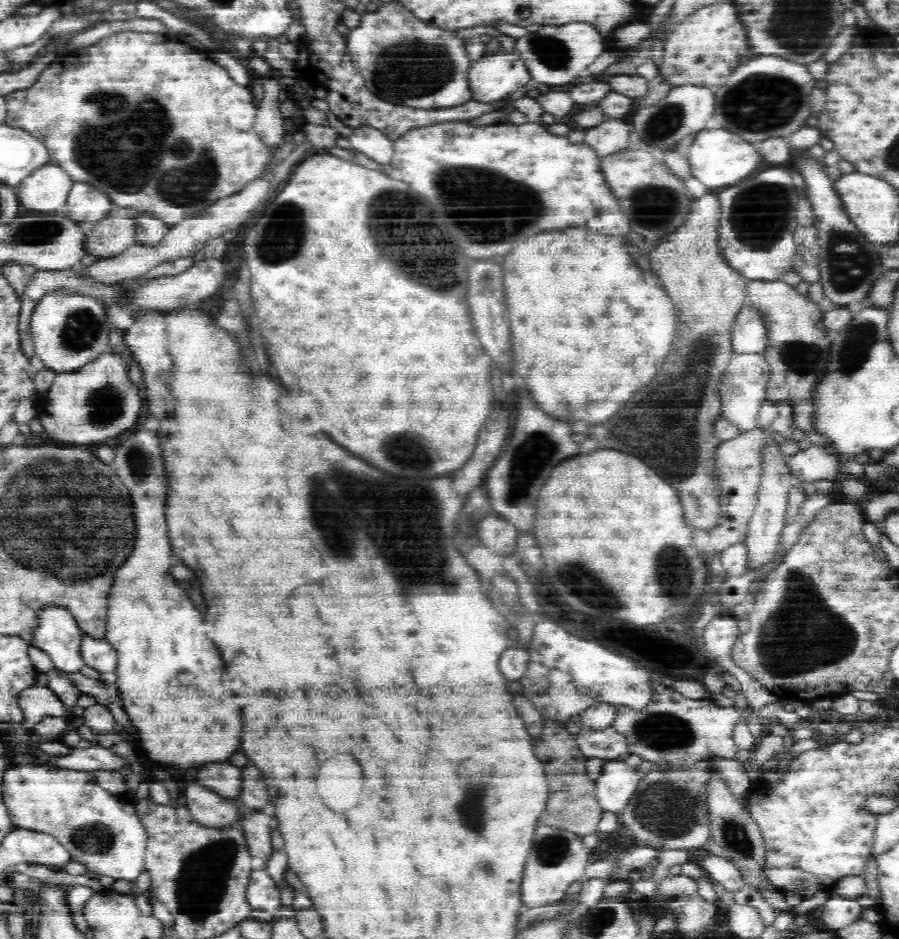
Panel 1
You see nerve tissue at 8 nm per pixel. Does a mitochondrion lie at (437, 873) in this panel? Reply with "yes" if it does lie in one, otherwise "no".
no

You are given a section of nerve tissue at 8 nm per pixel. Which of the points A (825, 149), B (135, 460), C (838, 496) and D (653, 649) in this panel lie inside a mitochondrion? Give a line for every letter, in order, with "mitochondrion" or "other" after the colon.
A: other
B: mitochondrion
C: other
D: other

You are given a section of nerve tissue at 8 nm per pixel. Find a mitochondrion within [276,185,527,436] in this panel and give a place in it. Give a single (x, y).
(394, 222)

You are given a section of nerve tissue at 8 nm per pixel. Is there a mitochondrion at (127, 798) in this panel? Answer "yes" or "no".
no

